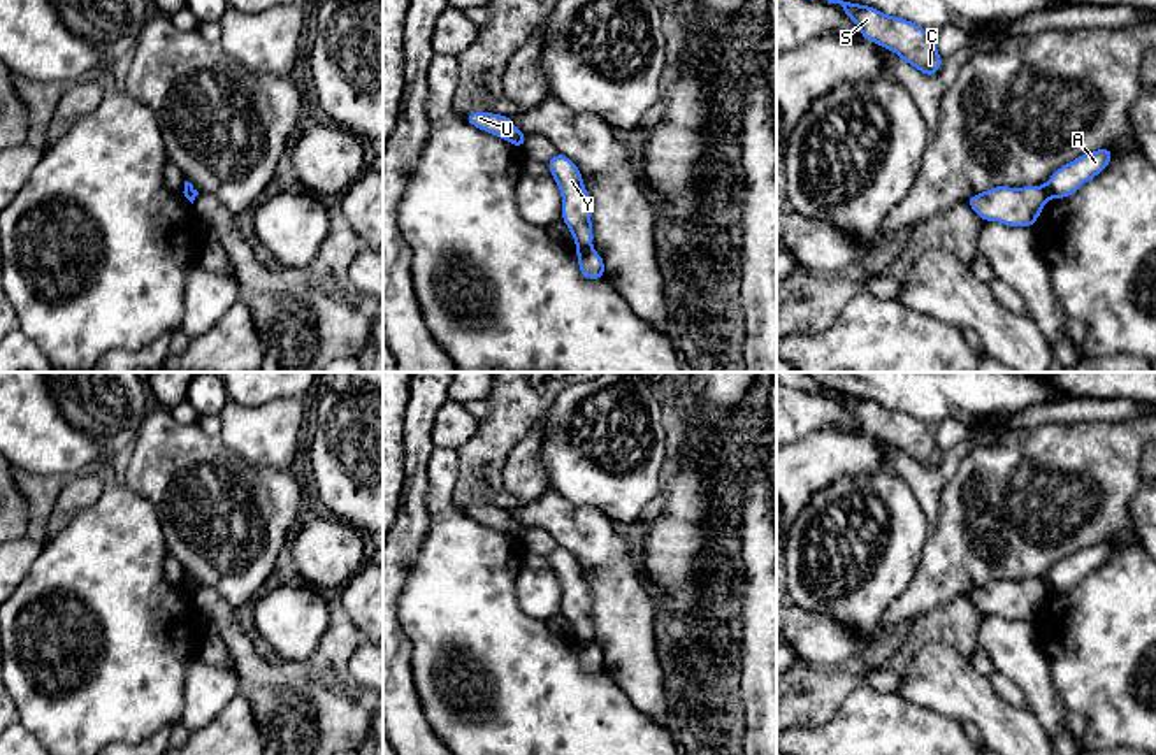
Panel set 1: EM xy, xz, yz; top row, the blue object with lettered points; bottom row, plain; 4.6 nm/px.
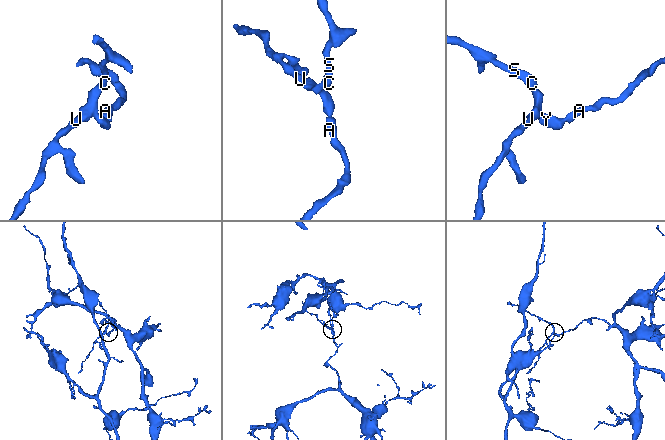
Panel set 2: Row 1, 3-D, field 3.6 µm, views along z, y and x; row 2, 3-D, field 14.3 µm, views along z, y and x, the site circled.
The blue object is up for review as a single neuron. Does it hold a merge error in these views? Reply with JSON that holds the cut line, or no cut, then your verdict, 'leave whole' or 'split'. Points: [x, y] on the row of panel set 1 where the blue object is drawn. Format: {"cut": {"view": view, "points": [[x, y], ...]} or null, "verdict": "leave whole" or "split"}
{"cut": {"view": "xz", "points": [[577, 248], [591, 250]]}, "verdict": "split"}

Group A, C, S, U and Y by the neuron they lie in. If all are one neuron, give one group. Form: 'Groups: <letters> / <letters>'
Groups: A / C S U Y

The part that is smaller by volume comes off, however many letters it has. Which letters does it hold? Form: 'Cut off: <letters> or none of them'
Cut off: C, S, U, Y

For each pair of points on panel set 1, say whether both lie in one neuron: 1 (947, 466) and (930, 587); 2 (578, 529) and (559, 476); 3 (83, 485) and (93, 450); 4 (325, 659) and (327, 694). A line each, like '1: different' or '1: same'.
1: different
2: different
3: different
4: different

